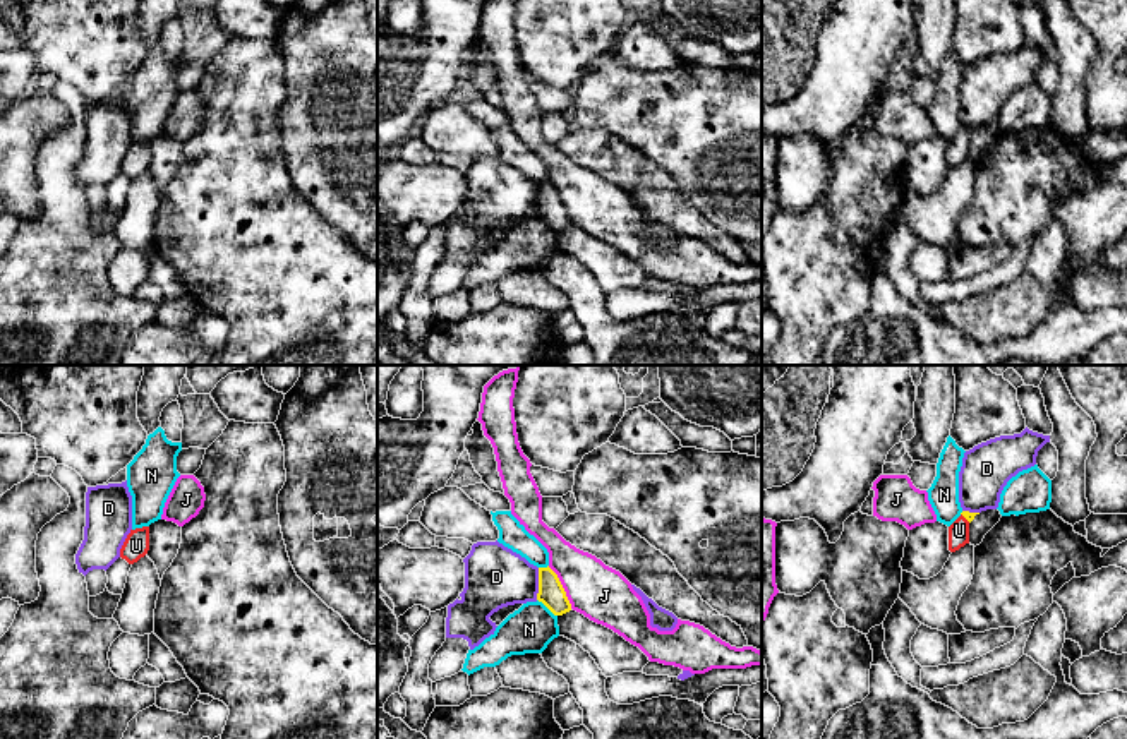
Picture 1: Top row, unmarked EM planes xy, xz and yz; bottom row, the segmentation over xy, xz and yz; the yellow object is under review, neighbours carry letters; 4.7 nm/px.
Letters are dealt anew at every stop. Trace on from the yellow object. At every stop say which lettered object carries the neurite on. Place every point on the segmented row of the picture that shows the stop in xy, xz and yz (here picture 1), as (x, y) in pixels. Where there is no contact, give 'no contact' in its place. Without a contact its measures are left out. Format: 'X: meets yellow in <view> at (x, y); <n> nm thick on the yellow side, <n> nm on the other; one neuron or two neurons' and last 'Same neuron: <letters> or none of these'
D: meets yellow in xz at (539, 583); 120 nm thick on the yellow side, 280 nm on the other; two neurons
J: meets yellow in xz at (561, 587); 120 nm thick on the yellow side, 260 nm on the other; two neurons
N: meets yellow in xz at (548, 607); 120 nm thick on the yellow side, 220 nm on the other; two neurons
U: meets yellow in yz at (966, 518); 50 nm thick on the yellow side, 100 nm on the other; one neuron
Same neuron: U

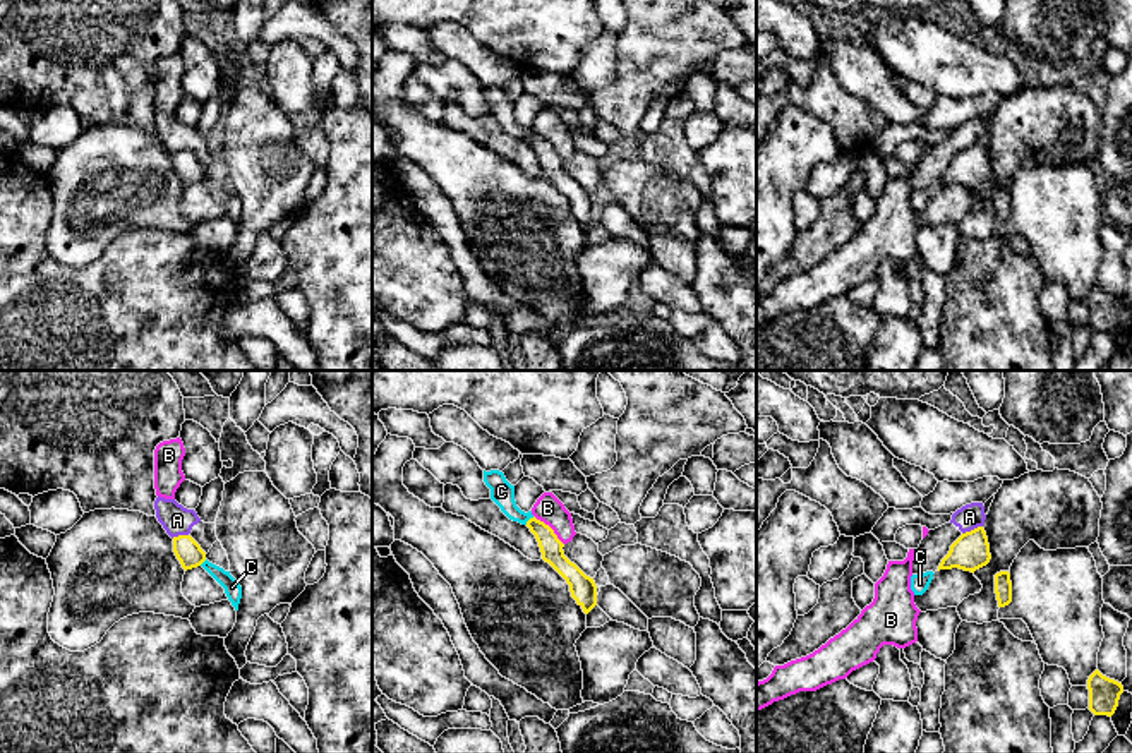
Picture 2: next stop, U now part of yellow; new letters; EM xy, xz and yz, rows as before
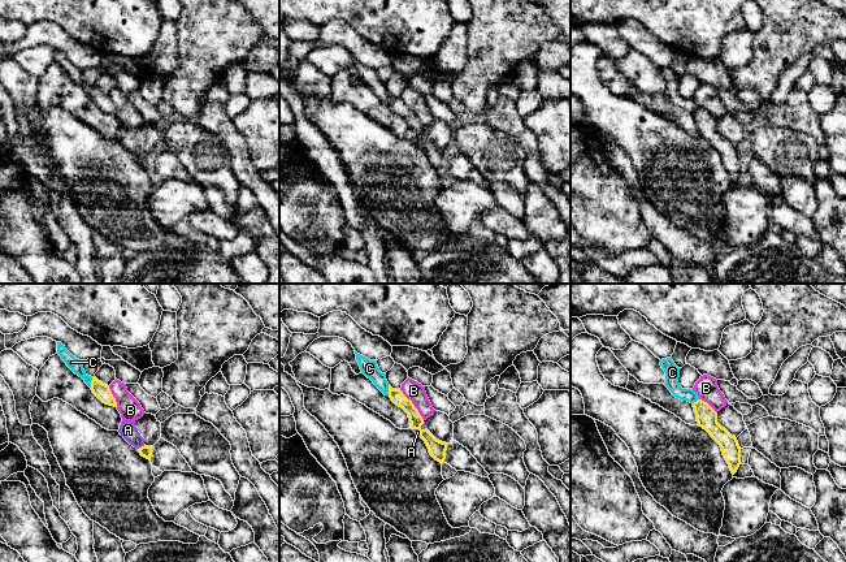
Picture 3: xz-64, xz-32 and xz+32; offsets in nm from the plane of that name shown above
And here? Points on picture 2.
A: meets yellow in yz at (971, 530); 180 nm thick on the yellow side, 120 nm on the other; two neurons
B: meets yellow in xz at (551, 529); 110 nm thick on the yellow side, 130 nm on the other; two neurons
C: meets yellow in xz at (529, 520); 110 nm thick on the yellow side, 110 nm on the other; two neurons
Same neuron: none of these

